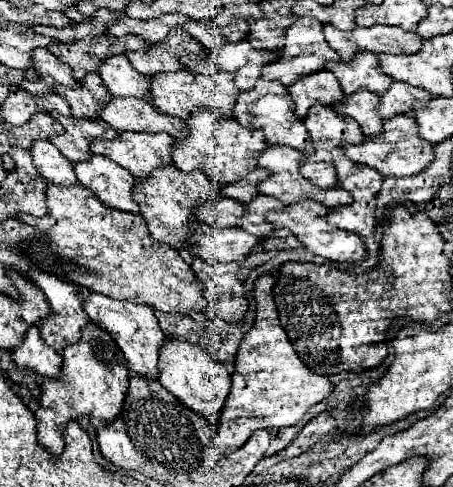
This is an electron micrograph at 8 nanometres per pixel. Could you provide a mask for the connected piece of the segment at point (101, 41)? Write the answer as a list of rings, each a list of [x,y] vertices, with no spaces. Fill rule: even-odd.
[[[87,36],[79,42],[53,42],[47,50],[73,68],[75,80],[83,80],[87,72],[95,72],[99,64],[109,56],[105,36]]]

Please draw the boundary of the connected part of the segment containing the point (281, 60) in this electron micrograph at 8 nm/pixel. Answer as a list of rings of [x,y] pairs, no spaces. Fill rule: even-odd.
[[[295,16],[293,18],[293,26],[285,28],[285,46],[281,50],[277,50],[277,60],[269,62],[261,68],[261,78],[263,80],[277,80],[283,86],[293,84],[299,76],[317,72],[321,68],[325,68],[325,60],[337,60],[337,52],[333,52],[333,48],[329,48],[323,30],[321,30],[321,22],[313,20],[313,18],[303,18],[303,16]]]

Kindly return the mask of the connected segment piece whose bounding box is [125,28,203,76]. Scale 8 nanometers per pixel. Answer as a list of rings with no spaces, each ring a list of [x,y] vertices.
[[[173,28],[173,32],[161,40],[161,44],[149,46],[145,52],[125,52],[133,68],[145,76],[159,72],[177,72],[183,70],[179,56],[197,56],[203,48],[193,40],[183,28]]]

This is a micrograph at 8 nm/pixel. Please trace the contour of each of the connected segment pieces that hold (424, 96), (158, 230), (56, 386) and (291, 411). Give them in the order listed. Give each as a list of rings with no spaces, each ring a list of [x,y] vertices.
[[[393,80],[389,90],[385,90],[379,96],[377,114],[383,118],[391,118],[395,114],[405,114],[415,108],[415,104],[425,106],[429,102],[431,94],[423,88],[413,88],[411,84],[405,84],[401,80]]]
[[[171,164],[153,170],[147,178],[137,178],[133,186],[133,198],[141,208],[143,220],[147,220],[147,228],[151,236],[159,242],[169,244],[175,250],[181,250],[191,236],[191,228],[187,224],[193,220],[193,208],[207,200],[217,200],[219,186],[209,182],[203,172],[185,174]]]
[[[87,324],[81,328],[81,340],[63,348],[63,370],[59,378],[45,378],[41,384],[39,410],[37,418],[37,438],[39,444],[45,446],[53,454],[63,452],[63,428],[69,420],[77,420],[79,416],[93,416],[101,422],[109,422],[117,418],[125,392],[129,388],[125,368],[125,356],[113,344],[113,338],[97,324]]]
[[[263,274],[253,284],[253,298],[257,304],[255,322],[239,344],[235,372],[231,376],[231,392],[216,424],[217,437],[213,439],[221,454],[231,454],[241,448],[259,428],[283,428],[297,424],[313,404],[325,400],[333,390],[329,378],[309,372],[309,366],[305,366],[293,350],[285,330],[279,324],[277,308],[271,296],[273,282],[275,278],[271,274]]]

